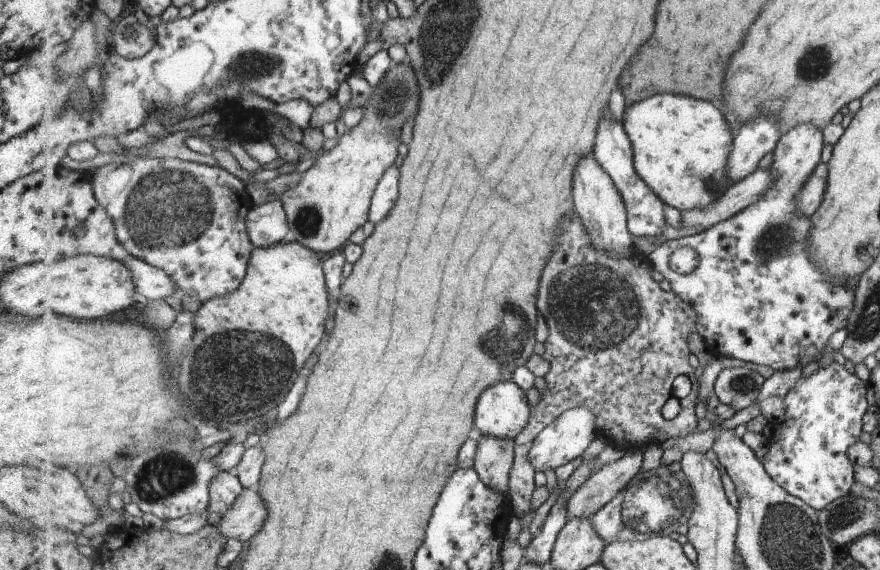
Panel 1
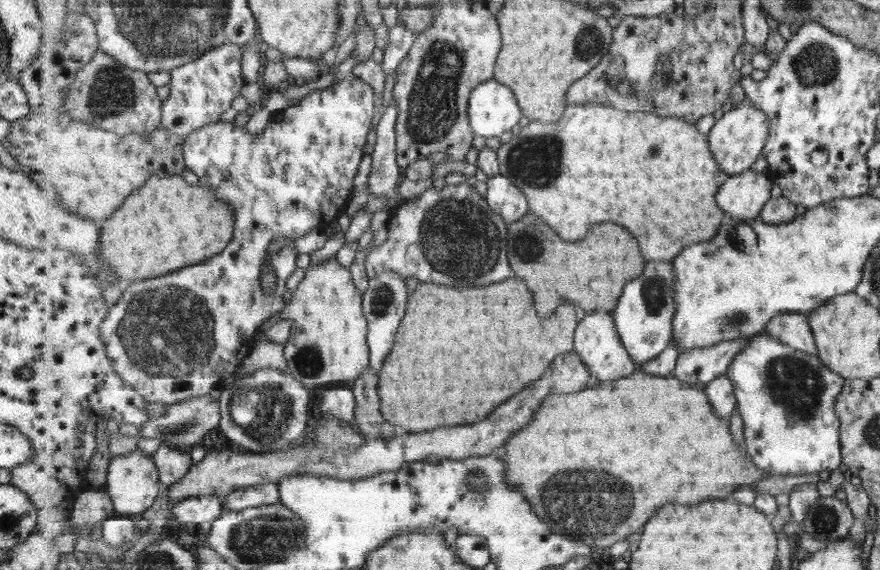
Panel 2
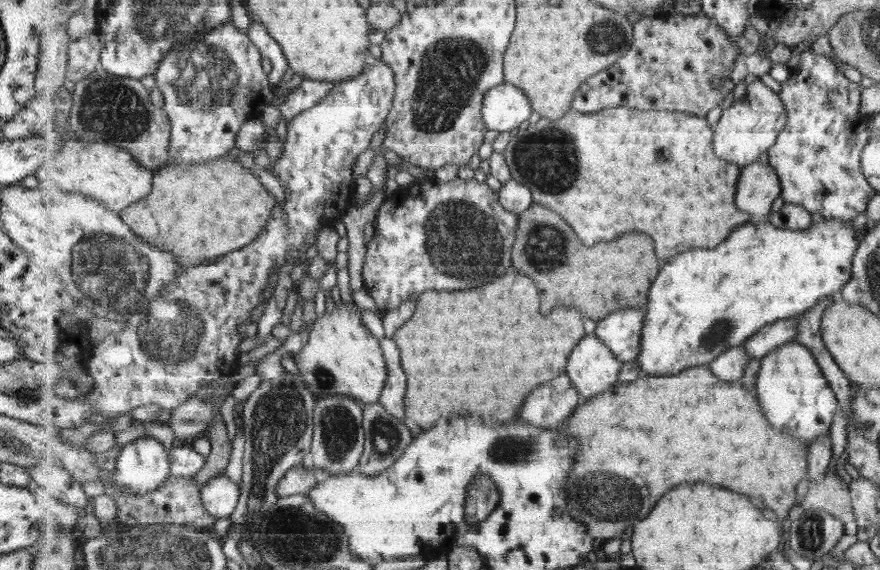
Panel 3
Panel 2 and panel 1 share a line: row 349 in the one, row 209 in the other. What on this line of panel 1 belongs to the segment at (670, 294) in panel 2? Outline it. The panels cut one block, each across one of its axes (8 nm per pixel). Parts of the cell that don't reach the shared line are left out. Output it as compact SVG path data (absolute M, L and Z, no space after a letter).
M609 108L603 110L603 116L601 116L594 154L601 164L601 168L611 176L615 186L619 188L619 194L625 200L628 212L628 228L632 234L639 236L639 238L645 238L645 236L661 238L661 236L664 236L665 226L668 224L665 203L651 190L650 186L647 186L647 183L635 170L634 152L629 135L624 124L610 116Z

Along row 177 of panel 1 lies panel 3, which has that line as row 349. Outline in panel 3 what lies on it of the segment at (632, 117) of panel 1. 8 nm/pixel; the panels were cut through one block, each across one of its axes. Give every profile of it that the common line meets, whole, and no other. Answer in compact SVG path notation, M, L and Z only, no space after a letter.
M754 219L751 223L745 224L745 226L735 228L733 233L727 237L727 240L713 248L713 250L691 250L691 252L679 254L677 258L673 258L669 264L663 266L663 270L660 270L658 277L650 288L649 302L646 306L647 320L645 320L645 330L642 333L642 348L639 357L636 358L641 370L643 370L643 376L675 376L690 367L709 365L719 355L726 353L727 350L743 345L746 340L754 337L765 326L781 319L803 315L823 301L825 297L831 297L831 295L840 297L843 289L847 286L847 282L851 280L851 275L853 275L853 259L855 254L858 253L859 245L862 244L862 235L863 232L855 231L848 223L843 223L836 219L831 221L824 220L822 223L812 225L808 230L799 231L778 228L768 219Z

